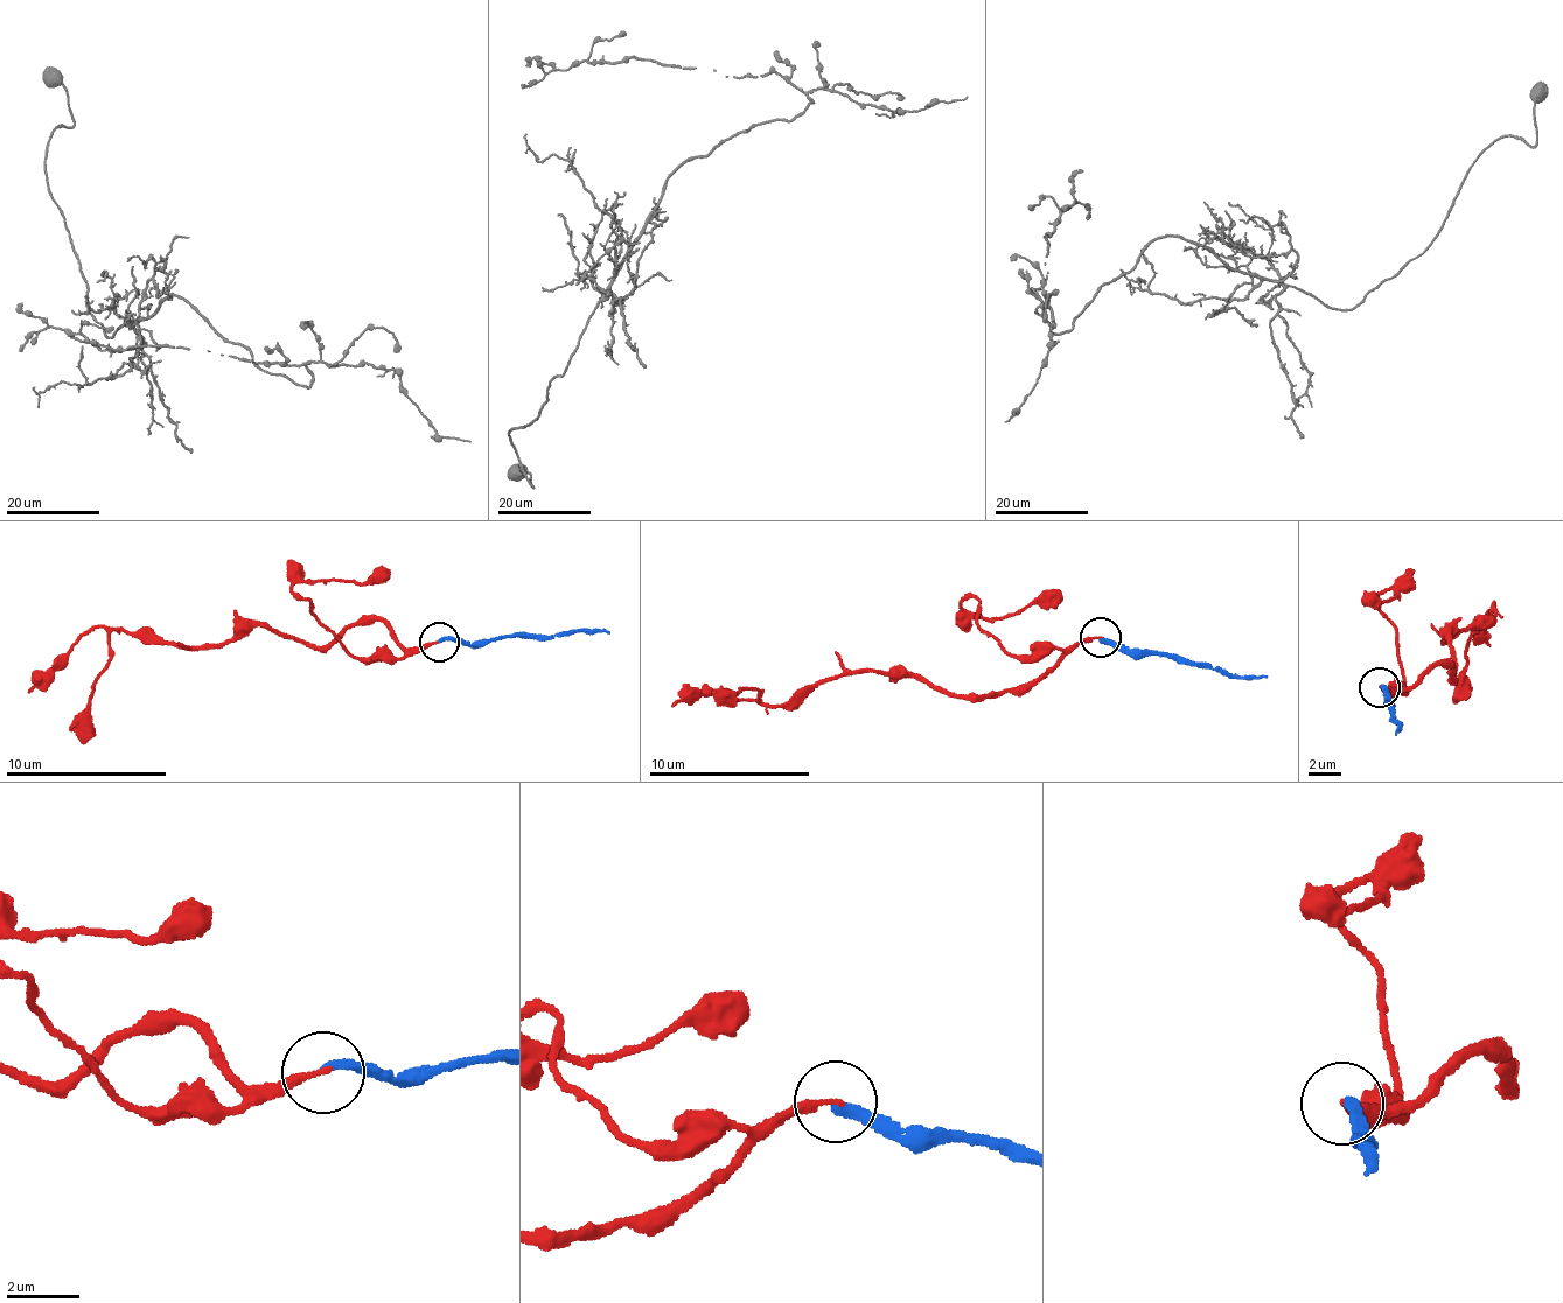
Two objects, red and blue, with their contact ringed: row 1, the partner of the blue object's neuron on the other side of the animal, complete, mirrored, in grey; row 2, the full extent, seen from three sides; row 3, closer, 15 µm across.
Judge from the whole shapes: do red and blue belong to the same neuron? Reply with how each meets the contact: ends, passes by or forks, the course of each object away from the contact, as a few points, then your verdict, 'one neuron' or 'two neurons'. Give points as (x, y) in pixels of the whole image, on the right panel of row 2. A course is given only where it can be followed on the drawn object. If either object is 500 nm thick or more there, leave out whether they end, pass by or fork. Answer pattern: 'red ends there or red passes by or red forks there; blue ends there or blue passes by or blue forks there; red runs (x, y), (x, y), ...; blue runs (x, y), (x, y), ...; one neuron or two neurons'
red ends there; blue ends there; red runs (1381, 687), (1414, 687), (1432, 667), (1451, 679), (1452, 632), (1443, 641), (1493, 613), (1470, 639), (1452, 701); blue runs (1381, 687), (1390, 721), (1400, 724), (1396, 733); one neuron

